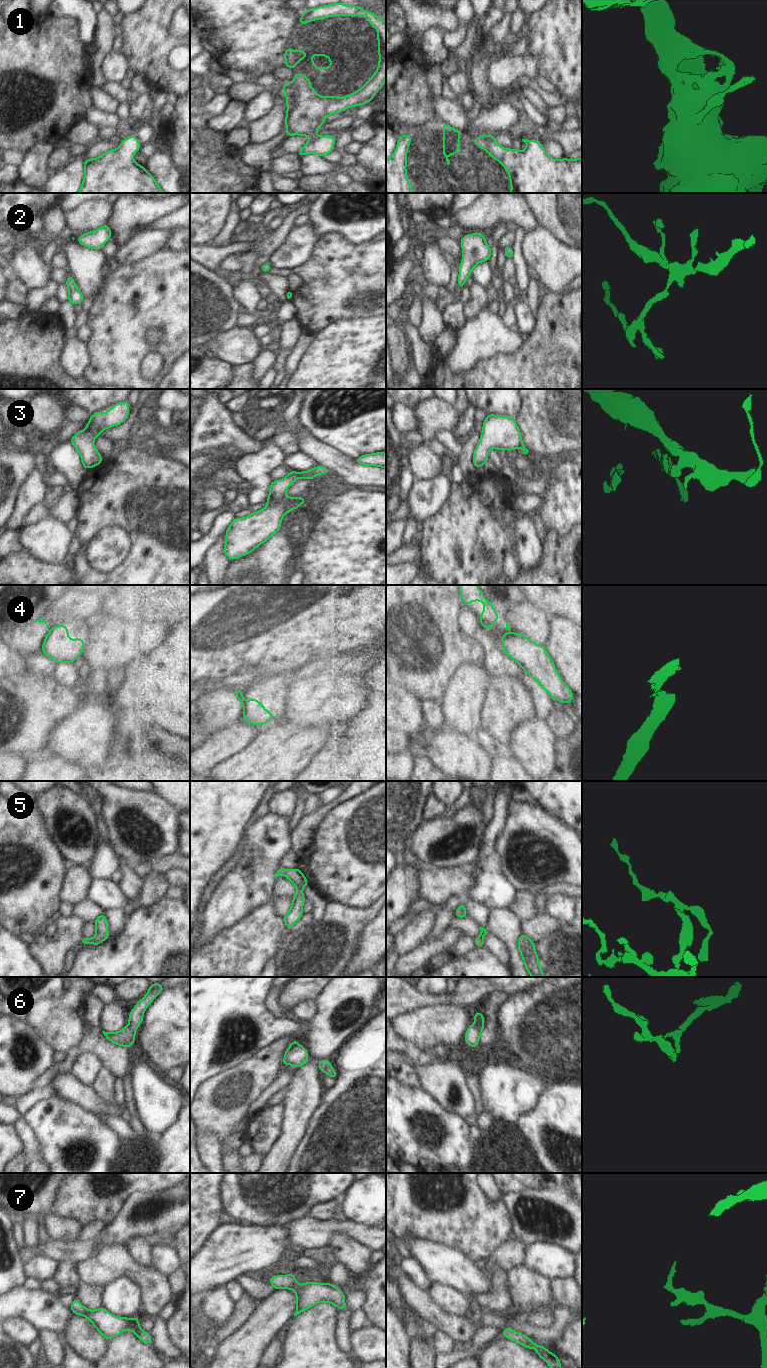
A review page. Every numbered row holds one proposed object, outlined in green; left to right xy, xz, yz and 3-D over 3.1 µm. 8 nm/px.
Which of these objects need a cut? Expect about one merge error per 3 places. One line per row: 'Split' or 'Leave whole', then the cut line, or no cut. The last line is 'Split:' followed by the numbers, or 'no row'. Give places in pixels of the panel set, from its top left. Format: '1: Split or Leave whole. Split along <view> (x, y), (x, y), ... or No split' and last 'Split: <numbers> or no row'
1: Leave whole. No split
2: Leave whole. No split
3: Leave whole. No split
4: Split. Split along xz (244, 702), (243, 705)
5: Leave whole. No split
6: Leave whole. No split
7: Leave whole. No split
Split: 4

